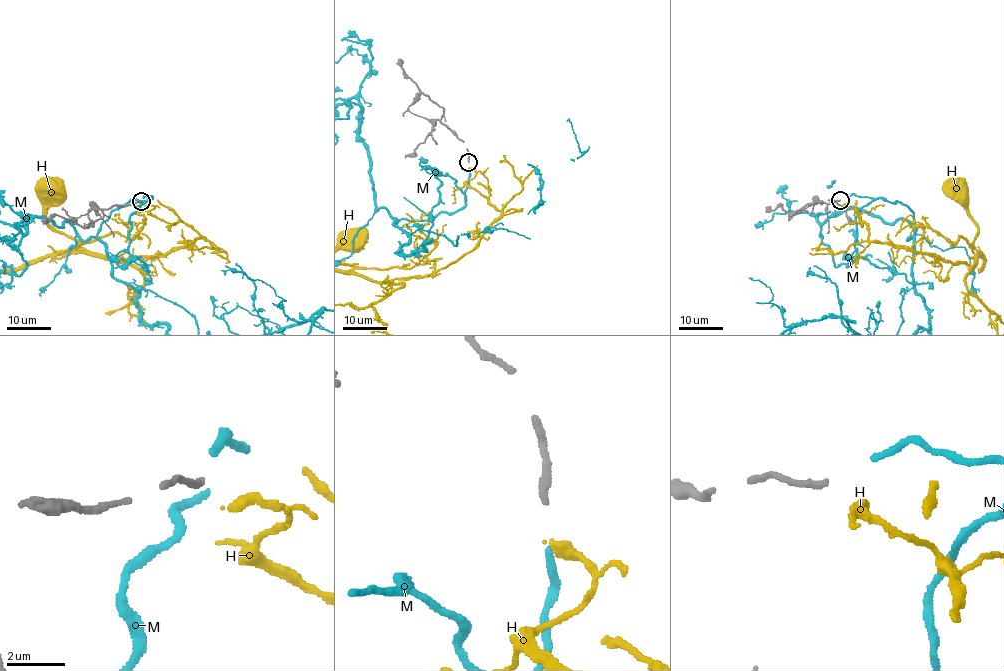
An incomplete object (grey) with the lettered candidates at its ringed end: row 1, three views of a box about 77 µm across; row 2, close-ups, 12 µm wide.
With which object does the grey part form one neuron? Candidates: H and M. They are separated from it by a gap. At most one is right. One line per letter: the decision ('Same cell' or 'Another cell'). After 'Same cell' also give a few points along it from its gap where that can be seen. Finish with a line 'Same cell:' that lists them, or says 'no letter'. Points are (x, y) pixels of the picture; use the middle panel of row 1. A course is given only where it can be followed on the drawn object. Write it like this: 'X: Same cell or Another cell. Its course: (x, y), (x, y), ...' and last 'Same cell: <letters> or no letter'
H: Another cell
M: Same cell
Same cell: M

